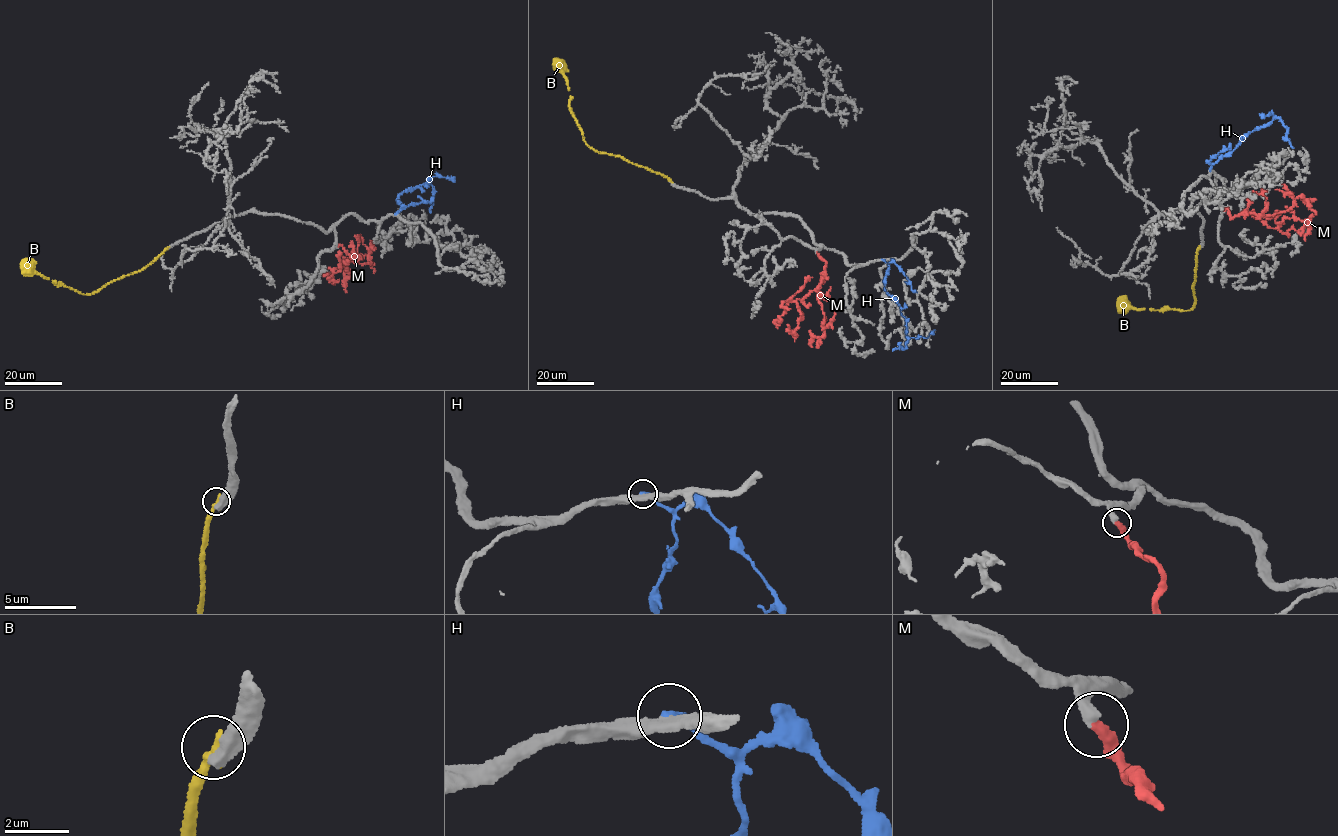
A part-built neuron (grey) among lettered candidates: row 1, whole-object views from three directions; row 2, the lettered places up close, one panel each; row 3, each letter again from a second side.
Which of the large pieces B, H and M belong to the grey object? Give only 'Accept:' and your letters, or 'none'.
Accept: M

